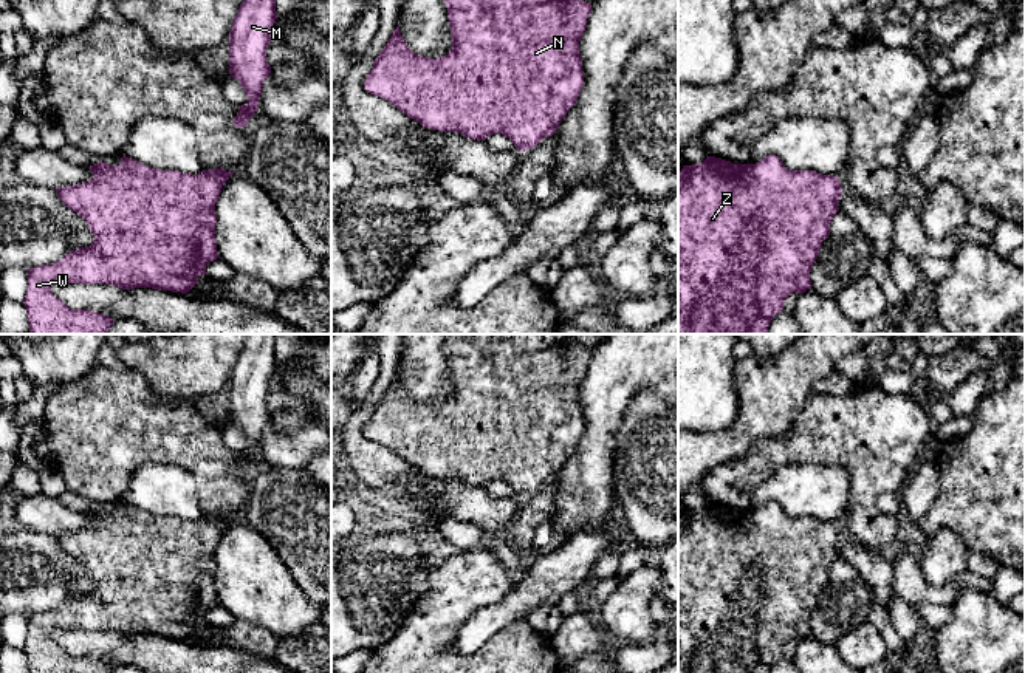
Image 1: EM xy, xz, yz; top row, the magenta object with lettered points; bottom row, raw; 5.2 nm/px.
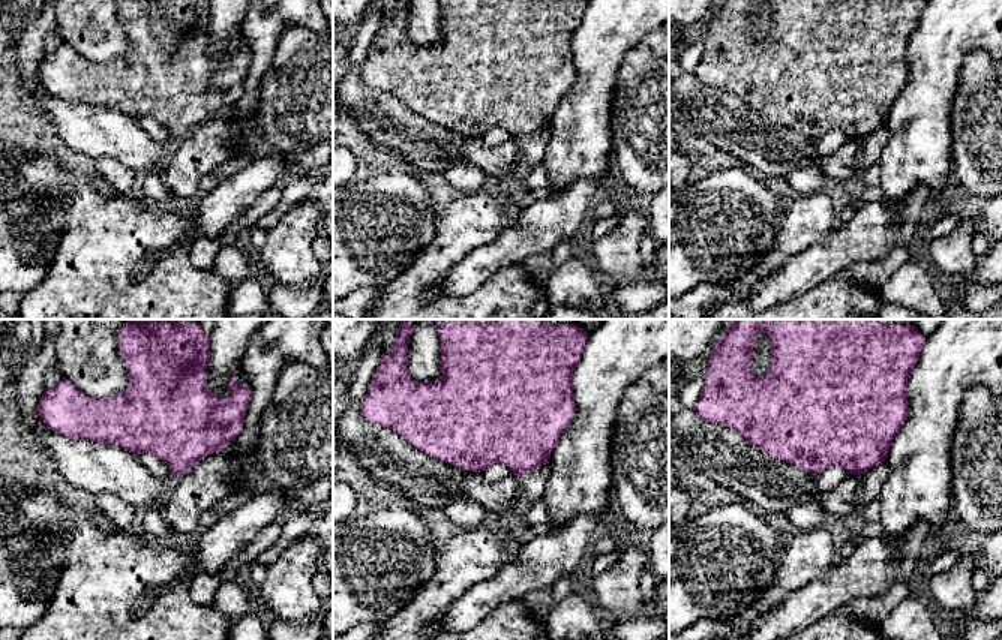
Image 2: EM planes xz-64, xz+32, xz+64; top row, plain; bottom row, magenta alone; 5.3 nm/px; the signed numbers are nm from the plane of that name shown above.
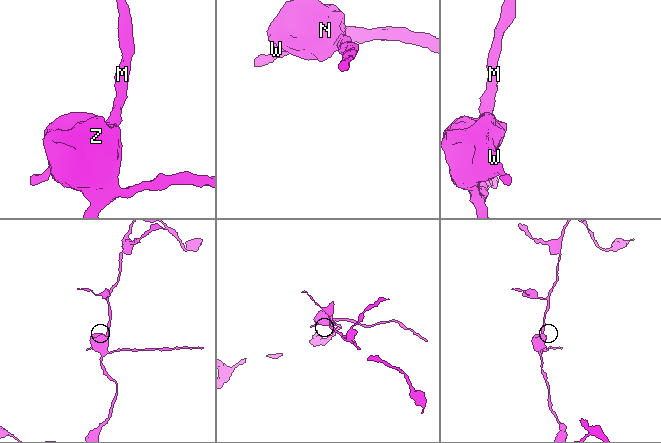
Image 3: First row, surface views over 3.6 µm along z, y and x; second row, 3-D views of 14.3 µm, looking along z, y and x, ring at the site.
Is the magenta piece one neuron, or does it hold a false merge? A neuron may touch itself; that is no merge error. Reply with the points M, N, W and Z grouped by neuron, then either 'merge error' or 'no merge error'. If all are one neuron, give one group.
M N W Z | no merge error

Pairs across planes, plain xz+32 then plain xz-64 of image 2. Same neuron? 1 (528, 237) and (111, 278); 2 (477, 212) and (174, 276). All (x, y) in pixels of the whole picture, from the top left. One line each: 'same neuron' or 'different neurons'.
1: different neurons
2: same neuron

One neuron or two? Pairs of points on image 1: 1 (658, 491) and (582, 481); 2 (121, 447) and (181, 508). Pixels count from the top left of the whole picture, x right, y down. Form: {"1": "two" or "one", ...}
{"1": "two", "2": "two"}

